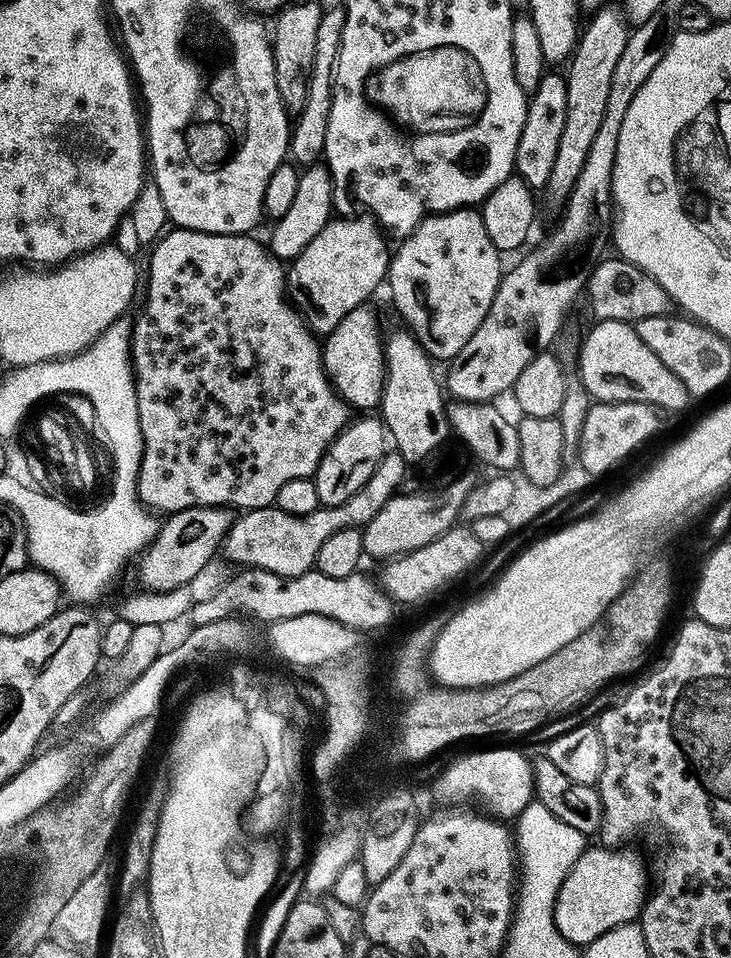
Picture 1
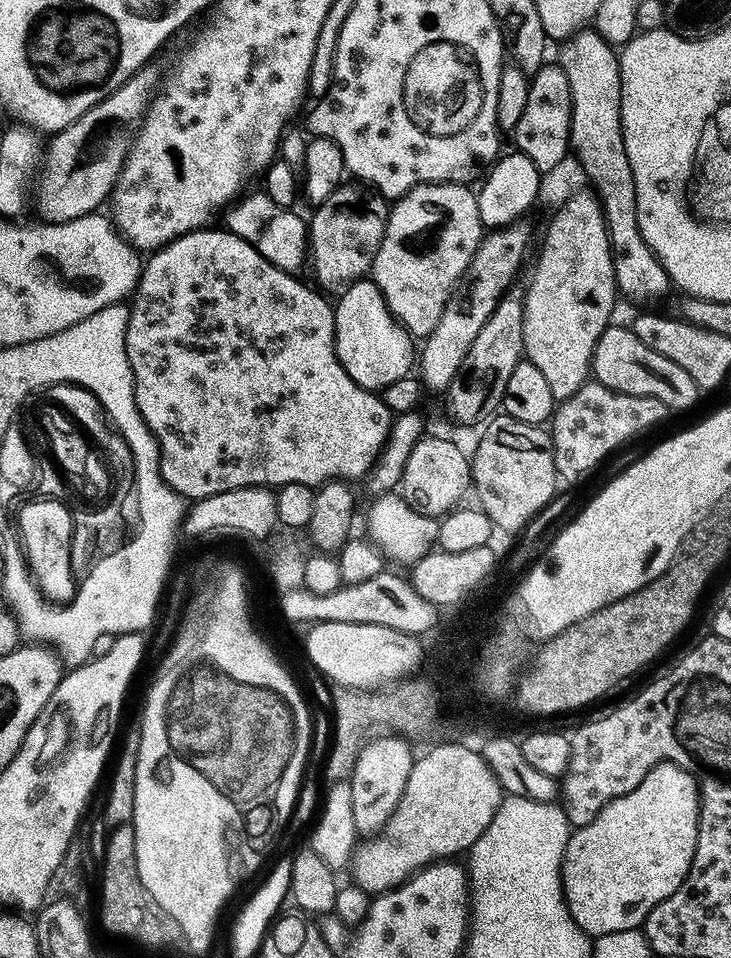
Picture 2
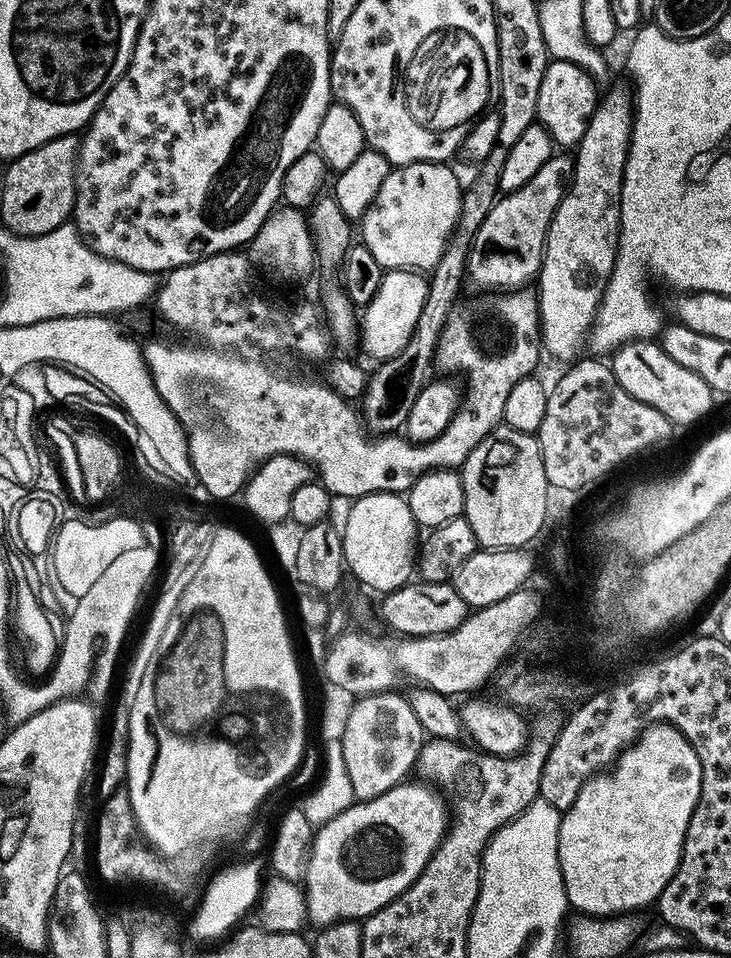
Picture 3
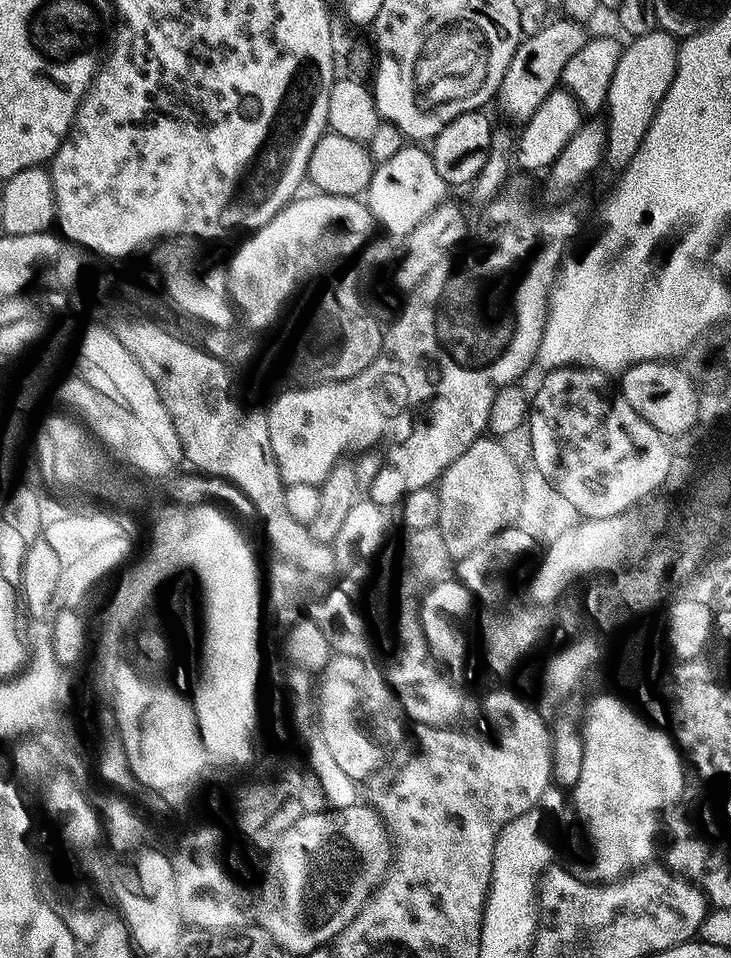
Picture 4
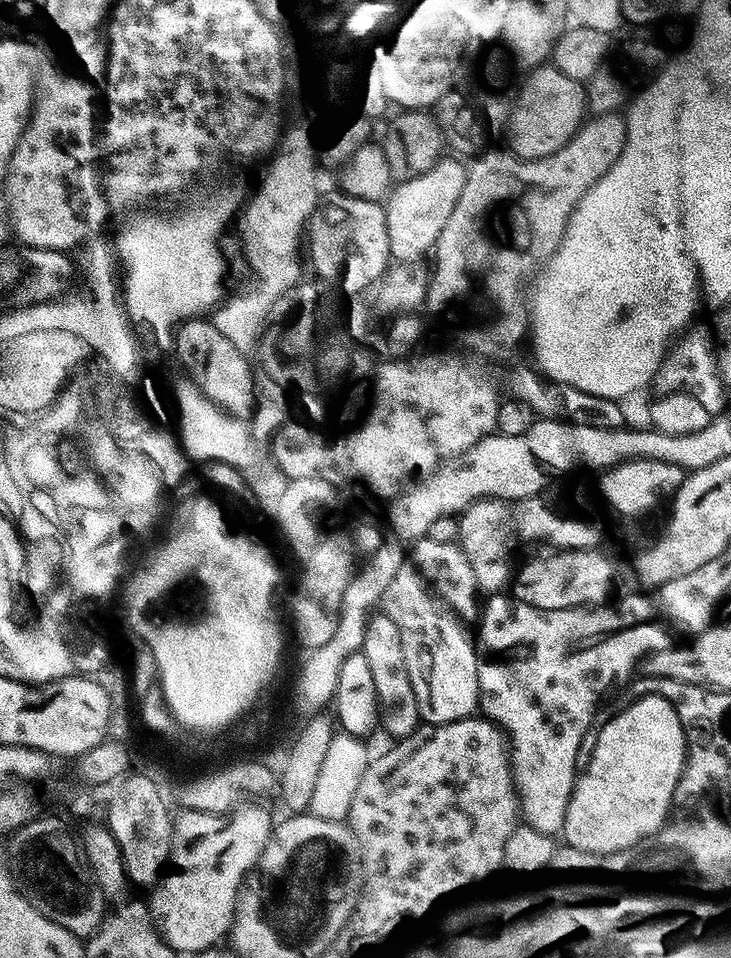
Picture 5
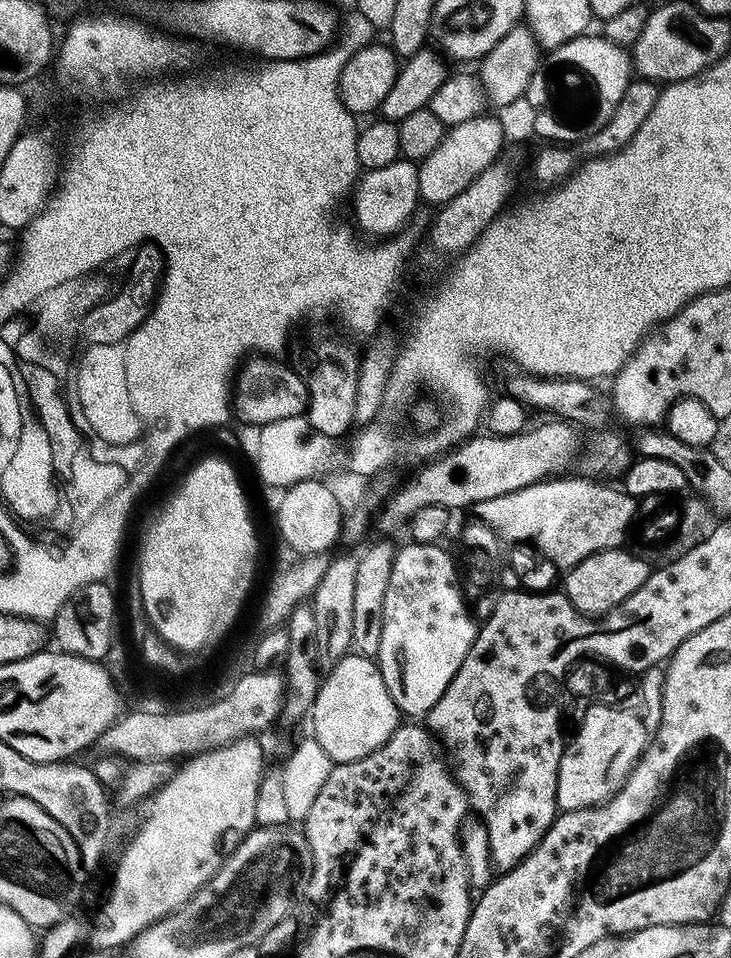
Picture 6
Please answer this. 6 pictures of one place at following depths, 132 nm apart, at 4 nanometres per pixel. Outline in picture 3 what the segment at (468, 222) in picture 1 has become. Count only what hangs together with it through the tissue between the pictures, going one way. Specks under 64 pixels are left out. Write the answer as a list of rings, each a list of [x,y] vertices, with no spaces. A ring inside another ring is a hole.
[[[414,162],[393,167],[386,174],[382,190],[358,224],[359,235],[364,235],[363,247],[374,254],[381,268],[410,272],[438,266],[460,222],[465,193],[459,178],[448,167],[444,162]]]

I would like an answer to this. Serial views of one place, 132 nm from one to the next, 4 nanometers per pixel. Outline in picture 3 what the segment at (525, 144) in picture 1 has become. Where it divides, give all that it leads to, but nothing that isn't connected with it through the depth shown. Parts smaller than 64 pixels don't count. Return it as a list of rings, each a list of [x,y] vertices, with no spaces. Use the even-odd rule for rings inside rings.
[[[549,59],[546,74],[542,74],[542,87],[538,89],[538,123],[550,134],[553,145],[572,150],[580,143],[590,125],[591,116],[598,103],[597,81],[590,73],[574,62]]]

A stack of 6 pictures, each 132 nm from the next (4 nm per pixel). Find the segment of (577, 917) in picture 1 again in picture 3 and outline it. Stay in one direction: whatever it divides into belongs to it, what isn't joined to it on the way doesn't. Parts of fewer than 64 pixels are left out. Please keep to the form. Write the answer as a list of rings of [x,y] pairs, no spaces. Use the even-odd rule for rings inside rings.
[[[649,724],[634,743],[629,744],[610,770],[592,775],[578,798],[563,809],[558,830],[558,862],[569,905],[585,917],[636,914],[647,904],[655,905],[662,890],[674,878],[684,849],[686,830],[700,801],[702,766],[694,746],[672,724]]]

